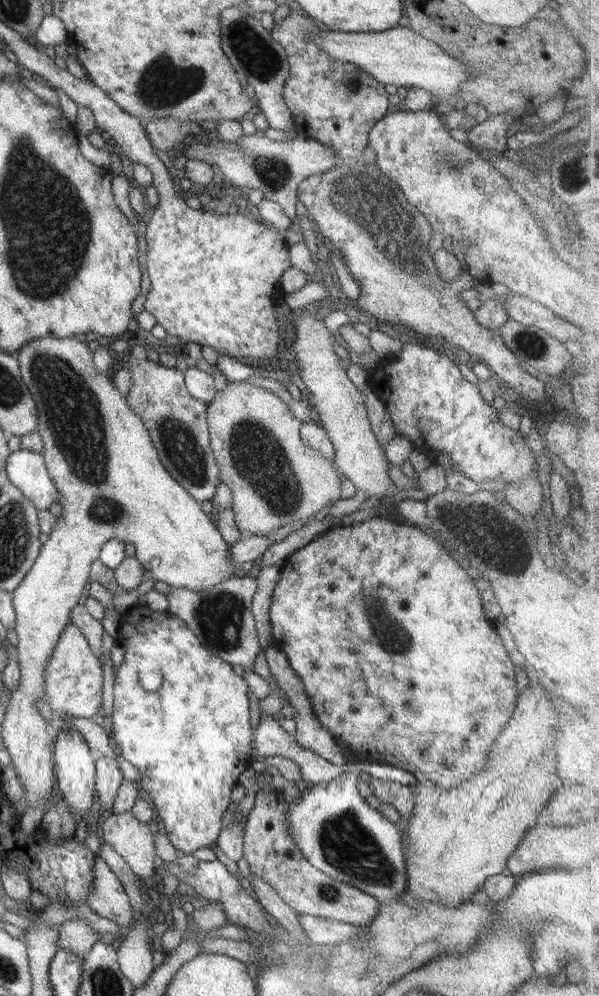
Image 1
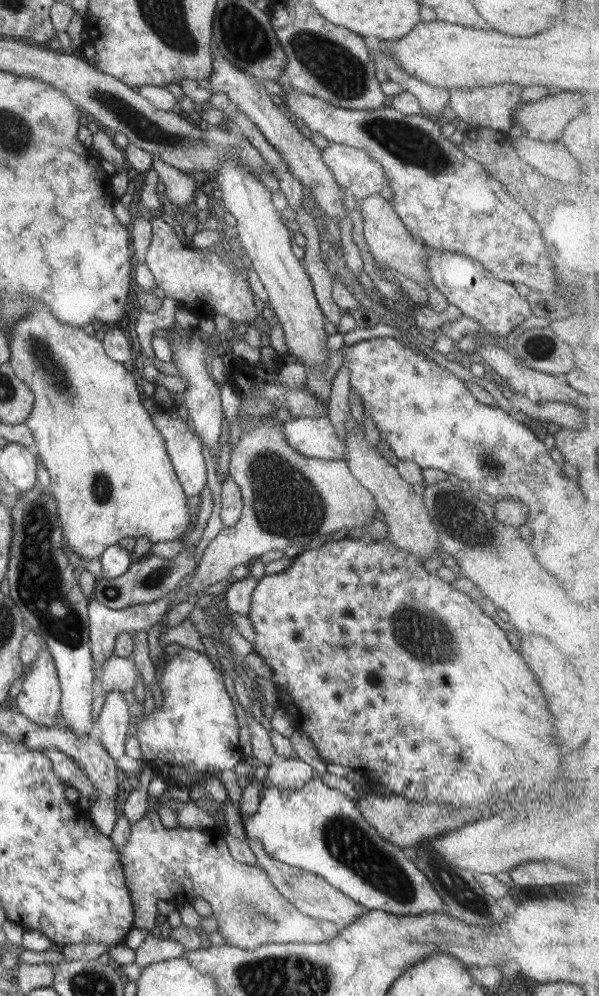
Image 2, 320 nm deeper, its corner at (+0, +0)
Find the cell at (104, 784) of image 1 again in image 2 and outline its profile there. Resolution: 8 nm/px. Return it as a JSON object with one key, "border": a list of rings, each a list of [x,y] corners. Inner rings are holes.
{"border":[[[117,689],[104,694],[104,703],[98,719],[93,723],[99,730],[101,746],[111,759],[116,761],[123,756],[123,744],[128,736],[129,710],[123,693]]]}

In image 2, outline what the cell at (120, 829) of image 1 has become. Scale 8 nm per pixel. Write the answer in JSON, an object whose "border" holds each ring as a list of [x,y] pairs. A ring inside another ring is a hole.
{"border":[[[145,812],[143,818],[130,824],[129,839],[117,854],[120,856],[125,886],[130,892],[134,928],[145,928],[149,932],[156,932],[161,918],[155,907],[157,900],[165,900],[173,904],[191,904],[195,898],[203,898],[212,908],[212,917],[217,923],[216,931],[223,937],[225,945],[245,951],[253,951],[259,946],[270,943],[326,943],[335,938],[340,929],[334,922],[314,919],[298,911],[273,887],[267,874],[257,862],[253,866],[247,866],[235,860],[229,855],[221,832],[214,826],[202,831],[184,829],[181,826],[165,829],[159,822],[158,814]]]}

